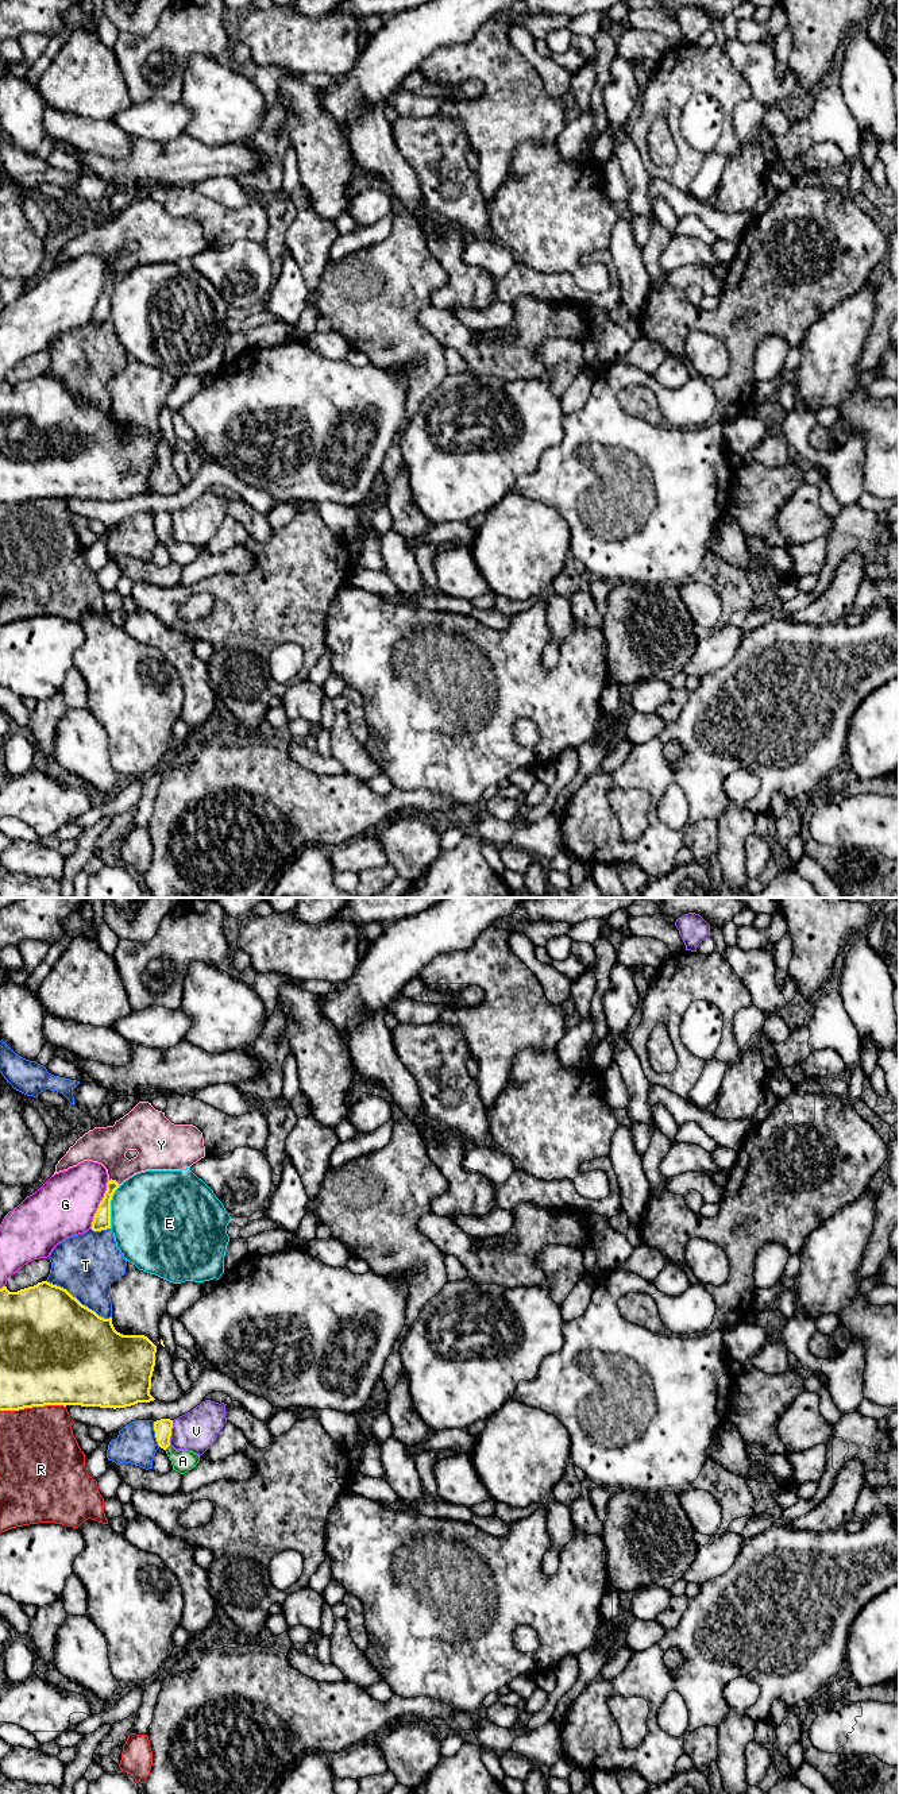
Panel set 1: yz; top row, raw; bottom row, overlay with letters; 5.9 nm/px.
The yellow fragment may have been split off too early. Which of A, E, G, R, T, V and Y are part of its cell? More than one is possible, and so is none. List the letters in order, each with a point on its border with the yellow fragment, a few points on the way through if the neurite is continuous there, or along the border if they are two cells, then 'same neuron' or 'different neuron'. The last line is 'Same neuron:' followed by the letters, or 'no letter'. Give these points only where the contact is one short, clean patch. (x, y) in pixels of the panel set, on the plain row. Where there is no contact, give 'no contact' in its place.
A: meets yellow in yz at (168, 539); runs through yz (162, 520), (162, 531), (168, 539), (182, 554); same neuron
E: meets yellow in yz at (110, 300); different neuron
G: meets yellow in yz at (99, 297); different neuron
R: meets yellow in yz at (33, 498); different neuron
T: meets yellow in yz at (77, 393); different neuron
V: meets yellow in yz at (170, 525); different neuron
Y: meets yellow in yz at (114, 274); different neuron
Same neuron: A

